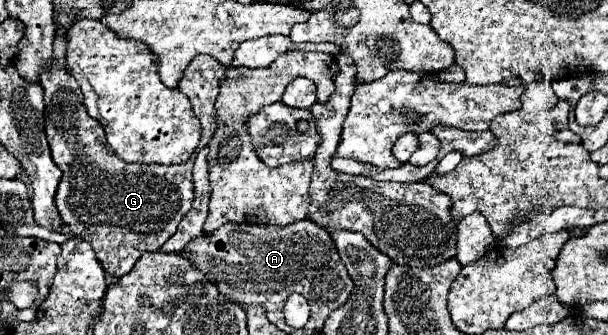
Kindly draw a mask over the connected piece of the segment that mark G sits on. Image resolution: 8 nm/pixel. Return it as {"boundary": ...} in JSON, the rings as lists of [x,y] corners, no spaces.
{"boundary":[[[55,23],[55,37],[53,37],[53,61],[49,69],[43,69],[39,75],[39,81],[45,89],[45,133],[51,147],[51,155],[55,165],[63,171],[61,183],[55,193],[55,207],[67,225],[67,229],[85,239],[95,255],[97,261],[103,265],[103,269],[111,277],[123,277],[133,269],[133,263],[141,257],[145,251],[159,251],[163,243],[175,233],[179,221],[193,205],[193,161],[195,157],[189,157],[185,163],[179,165],[135,165],[125,163],[117,157],[113,157],[113,151],[105,139],[103,127],[89,117],[83,105],[81,89],[67,71],[67,33],[63,25]]]}

